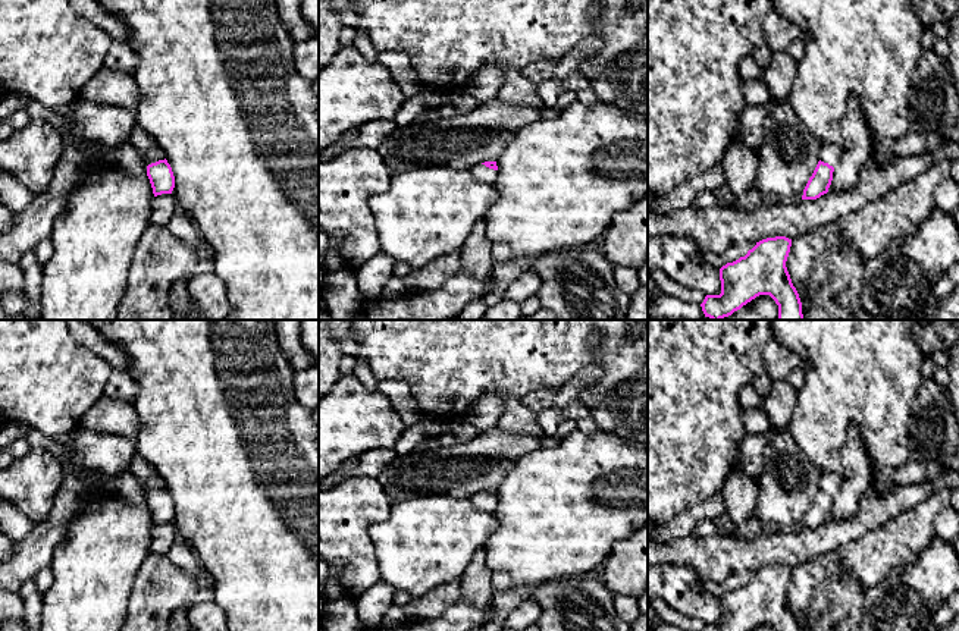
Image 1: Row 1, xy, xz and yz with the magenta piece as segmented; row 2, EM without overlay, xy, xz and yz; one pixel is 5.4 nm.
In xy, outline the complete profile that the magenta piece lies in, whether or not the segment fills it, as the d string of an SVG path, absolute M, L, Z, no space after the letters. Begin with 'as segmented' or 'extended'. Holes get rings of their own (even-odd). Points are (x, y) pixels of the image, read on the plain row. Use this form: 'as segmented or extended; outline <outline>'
extended; outline M138 452L132 458L129 473L135 475L147 492L147 505L154 525L172 522L175 517L175 505L166 489L164 480Z

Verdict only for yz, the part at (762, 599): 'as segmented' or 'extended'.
as segmented

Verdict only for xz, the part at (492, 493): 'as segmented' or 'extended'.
extended

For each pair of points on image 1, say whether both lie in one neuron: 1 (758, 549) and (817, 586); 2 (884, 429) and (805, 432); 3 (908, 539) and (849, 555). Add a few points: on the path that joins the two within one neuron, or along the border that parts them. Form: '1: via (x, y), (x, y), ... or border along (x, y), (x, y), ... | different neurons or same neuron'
1: border along (823, 553), (802, 561), (792, 568) | different neurons
2: via (865, 416), (824, 417) | same neuron
3: via (893, 545), (876, 555), (864, 555) | same neuron

